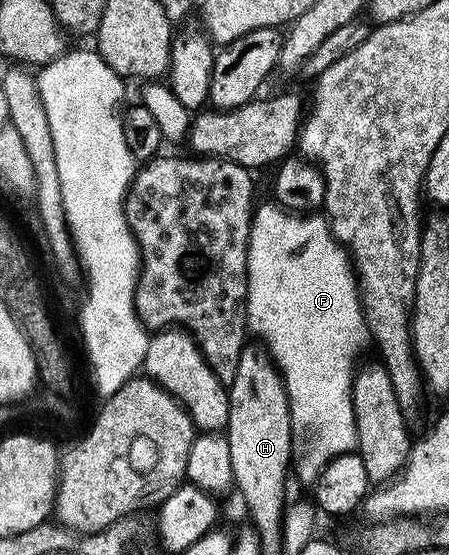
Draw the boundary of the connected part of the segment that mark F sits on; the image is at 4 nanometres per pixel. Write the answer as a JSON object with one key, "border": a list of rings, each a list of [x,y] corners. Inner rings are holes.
{"border":[[[259,203],[253,213],[250,222],[250,249],[248,250],[248,290],[246,291],[246,322],[251,333],[259,336],[261,343],[274,360],[278,372],[282,375],[282,381],[286,387],[286,393],[290,399],[290,421],[295,433],[308,436],[308,440],[296,460],[296,476],[306,483],[306,486],[313,485],[322,468],[332,458],[336,458],[345,452],[352,452],[358,446],[358,427],[354,421],[354,407],[352,406],[352,382],[354,374],[359,367],[358,355],[362,347],[370,340],[370,331],[366,328],[366,320],[362,317],[362,301],[358,299],[358,277],[354,274],[354,265],[349,252],[342,247],[342,243],[334,239],[330,229],[330,221],[322,214],[299,214],[293,210],[287,210],[277,203]]]}

